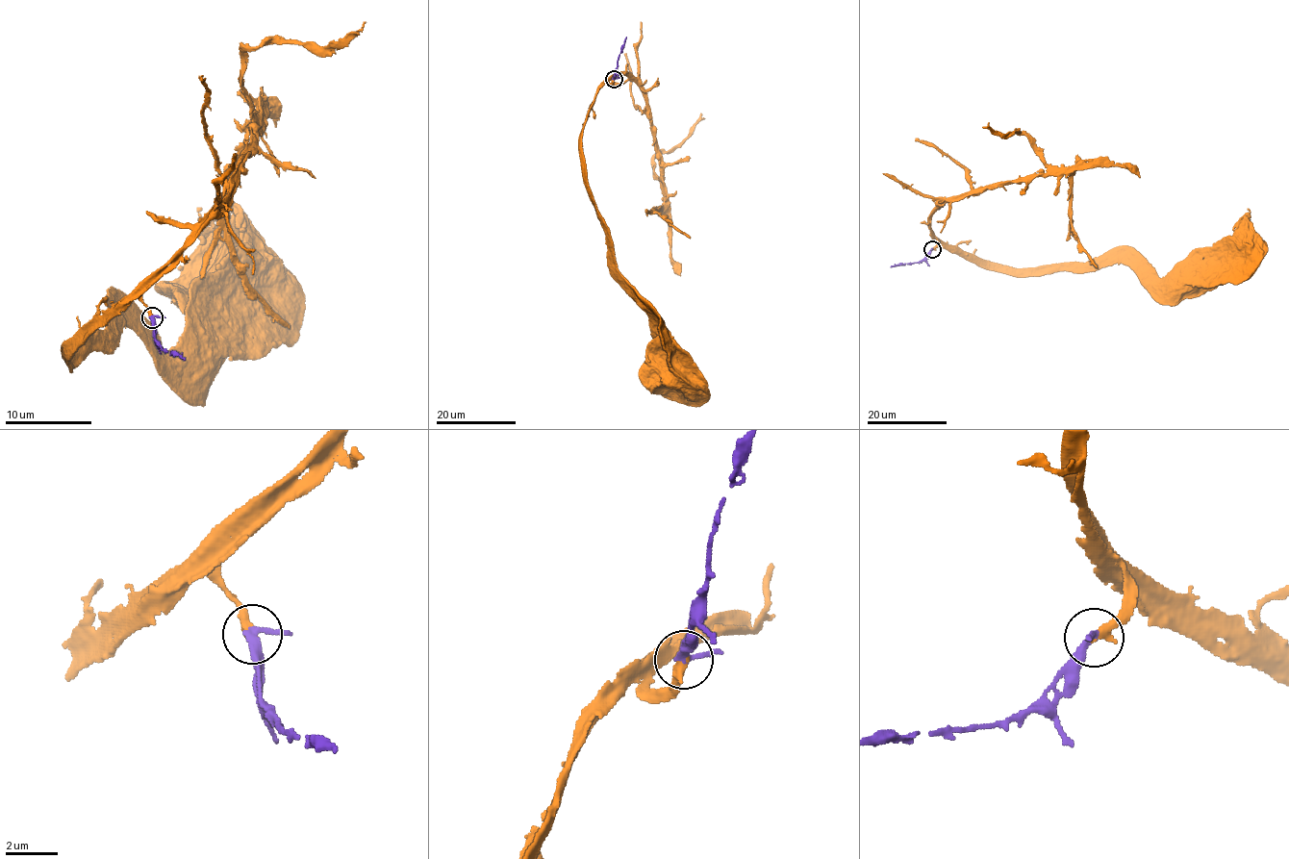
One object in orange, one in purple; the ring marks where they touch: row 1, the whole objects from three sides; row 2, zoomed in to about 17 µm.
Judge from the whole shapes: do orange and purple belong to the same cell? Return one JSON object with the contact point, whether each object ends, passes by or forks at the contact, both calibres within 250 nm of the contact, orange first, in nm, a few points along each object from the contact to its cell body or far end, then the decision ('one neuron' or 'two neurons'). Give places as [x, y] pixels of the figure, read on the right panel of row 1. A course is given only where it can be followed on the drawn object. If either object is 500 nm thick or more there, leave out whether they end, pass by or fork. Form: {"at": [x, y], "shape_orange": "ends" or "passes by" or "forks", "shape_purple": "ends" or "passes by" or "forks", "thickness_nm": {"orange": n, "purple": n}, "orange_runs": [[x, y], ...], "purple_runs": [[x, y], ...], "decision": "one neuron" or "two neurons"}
{"at": [932, 249], "shape_orange": "ends", "shape_purple": "passes by", "thickness_nm": {"orange": 360, "purple": 280}, "orange_runs": [[932, 249], [936, 240], [995, 267], [1134, 263], [1163, 279], [1173, 271], [1231, 265], [1240, 253]], "purple_runs": [[932, 249], [919, 262], [890, 267]], "decision": "one neuron"}

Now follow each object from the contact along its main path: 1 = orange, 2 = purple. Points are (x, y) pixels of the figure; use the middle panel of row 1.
1: (614, 78), (598, 89), (580, 136), (584, 183), (621, 281), (661, 335), (668, 373), (674, 381)
2: (614, 78), (626, 37)

